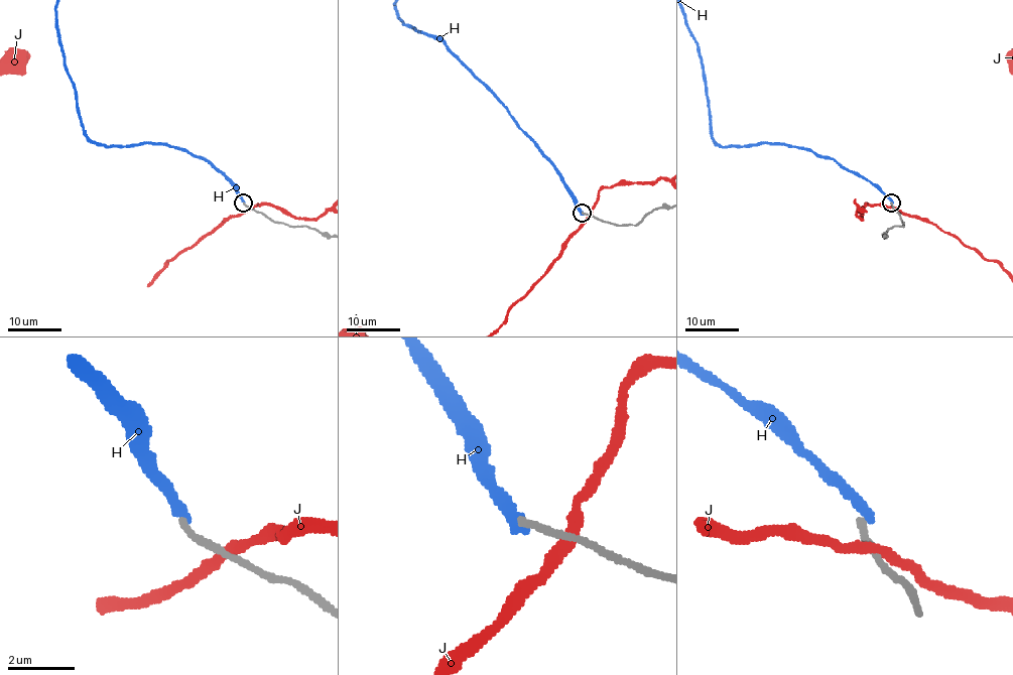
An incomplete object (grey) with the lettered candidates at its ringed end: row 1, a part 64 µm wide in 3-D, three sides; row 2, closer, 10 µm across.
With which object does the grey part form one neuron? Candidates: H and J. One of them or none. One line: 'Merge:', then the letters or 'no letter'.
Merge: no letter

